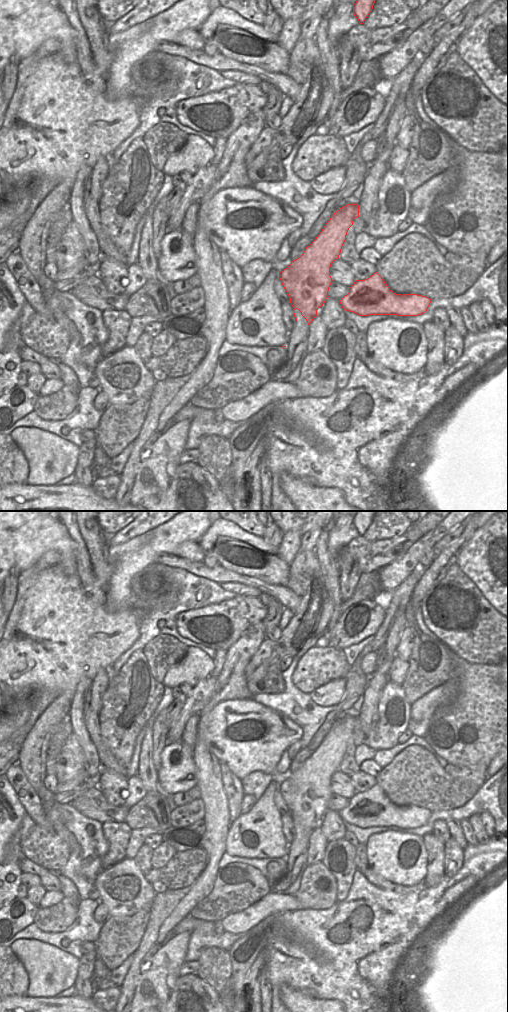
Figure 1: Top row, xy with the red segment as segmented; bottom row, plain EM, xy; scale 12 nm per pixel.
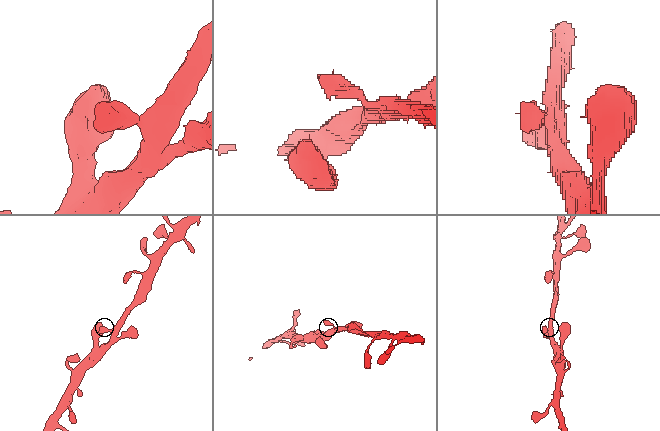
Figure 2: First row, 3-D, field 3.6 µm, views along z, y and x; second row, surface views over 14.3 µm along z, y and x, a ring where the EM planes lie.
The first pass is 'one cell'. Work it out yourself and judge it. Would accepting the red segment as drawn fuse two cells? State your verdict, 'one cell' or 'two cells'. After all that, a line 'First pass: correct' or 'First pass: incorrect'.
one cell
First pass: correct

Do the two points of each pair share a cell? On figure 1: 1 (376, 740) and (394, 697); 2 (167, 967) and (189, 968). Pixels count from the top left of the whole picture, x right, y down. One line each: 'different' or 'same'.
1: same
2: different

